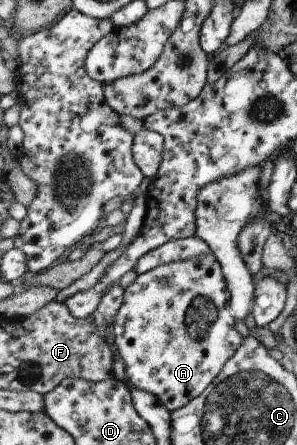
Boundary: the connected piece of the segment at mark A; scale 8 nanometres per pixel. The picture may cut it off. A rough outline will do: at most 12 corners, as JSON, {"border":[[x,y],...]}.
{"border":[[214,253],[127,286],[130,388],[174,413],[246,337]]}

